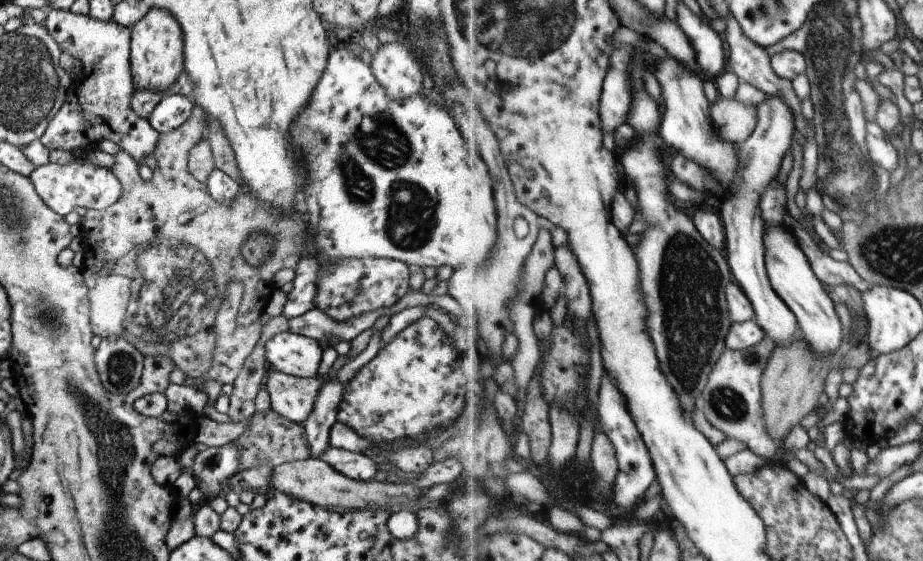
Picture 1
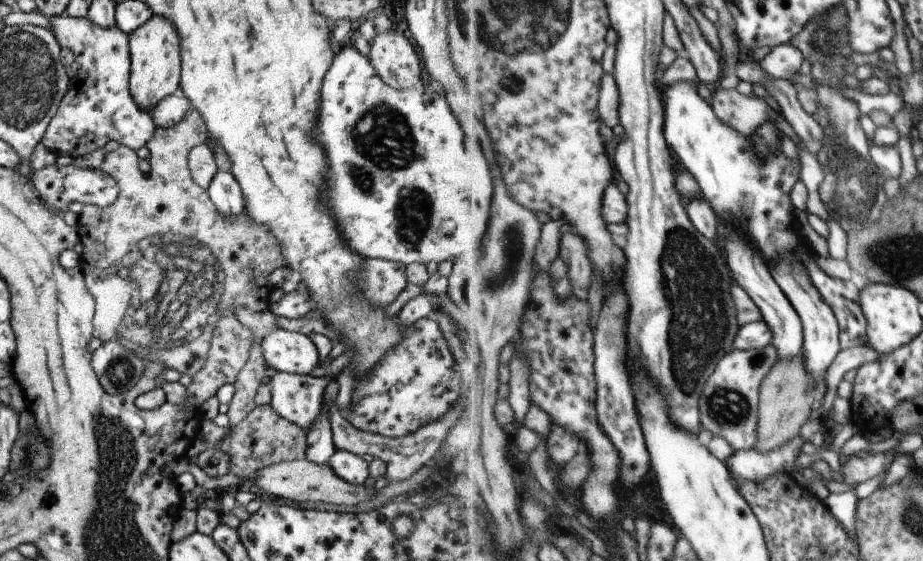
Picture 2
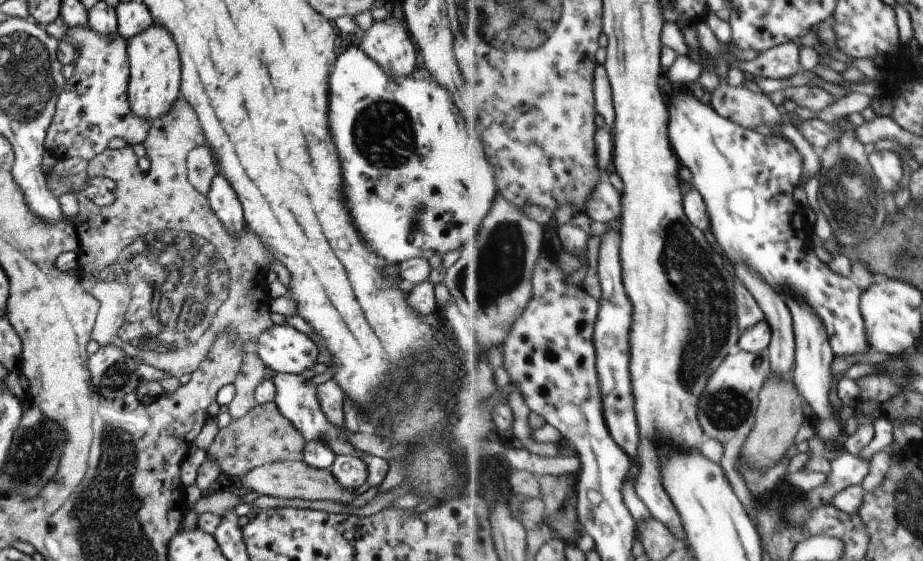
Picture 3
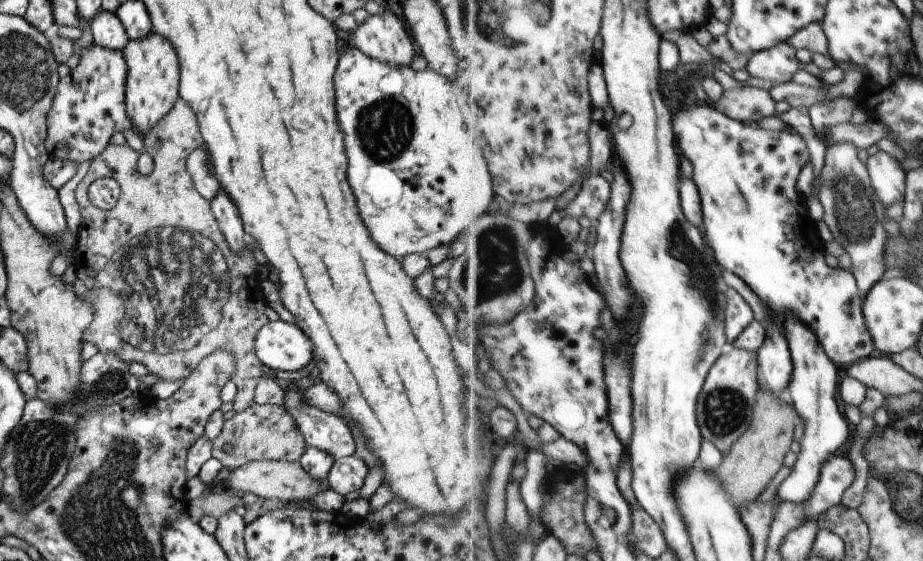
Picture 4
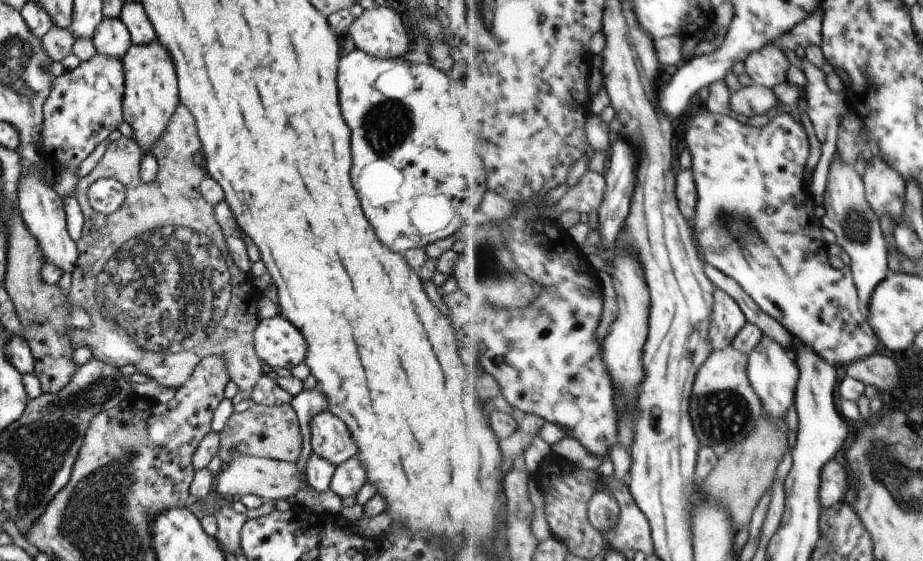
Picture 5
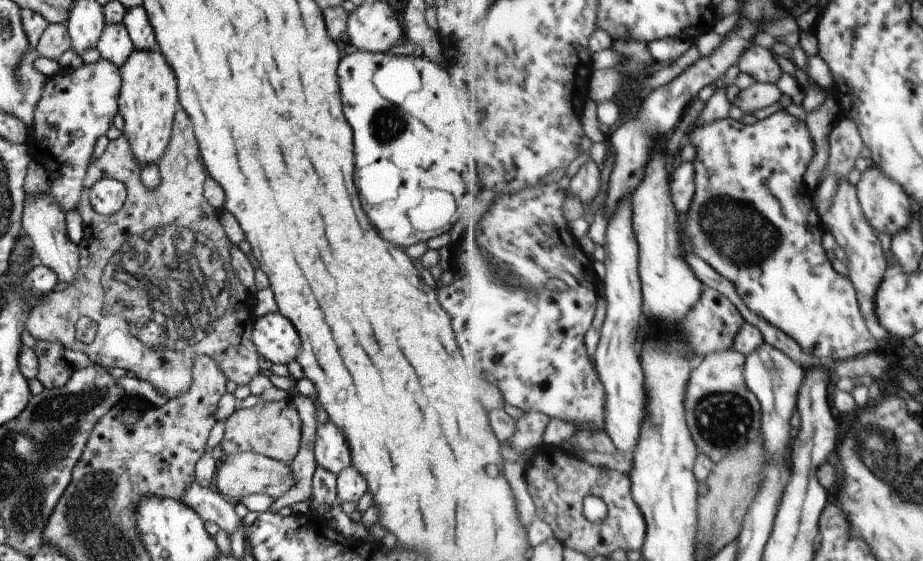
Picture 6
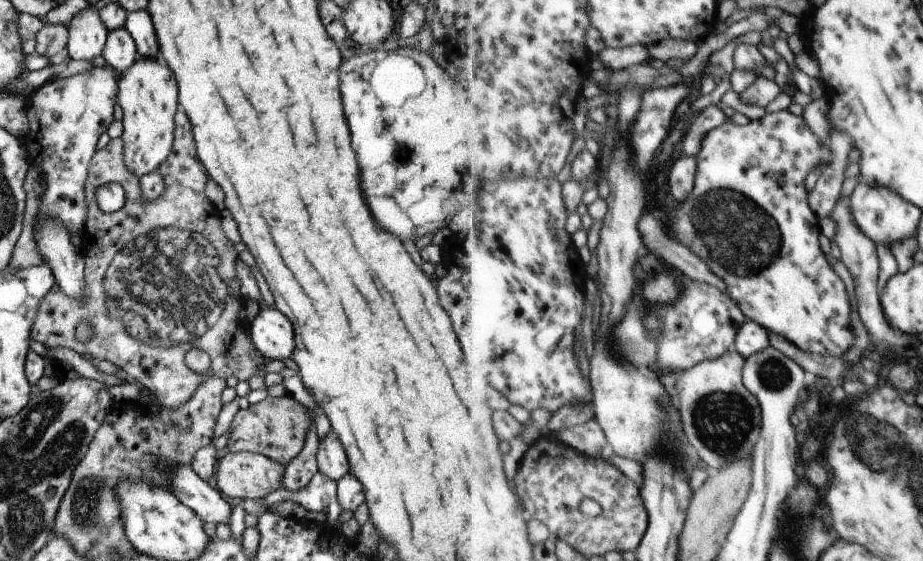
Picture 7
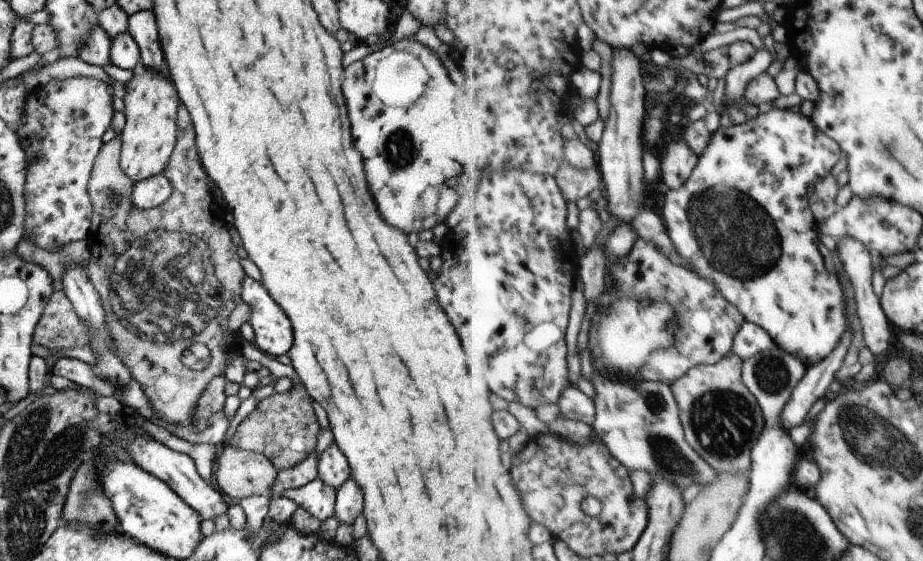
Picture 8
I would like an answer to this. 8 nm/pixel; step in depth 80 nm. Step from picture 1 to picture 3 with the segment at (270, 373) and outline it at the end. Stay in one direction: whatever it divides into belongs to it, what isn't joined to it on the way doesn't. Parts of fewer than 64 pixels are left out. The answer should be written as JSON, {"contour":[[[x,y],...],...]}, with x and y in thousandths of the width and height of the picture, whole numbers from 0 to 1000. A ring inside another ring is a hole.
{"contour":[[[314,665],[291,667],[297,690],[297,709],[295,718],[307,745],[313,749],[315,758],[326,774],[330,788],[349,783],[359,799],[362,811],[386,811],[387,806],[373,784],[373,775],[363,765],[350,740],[342,709],[342,688],[324,668]]]}

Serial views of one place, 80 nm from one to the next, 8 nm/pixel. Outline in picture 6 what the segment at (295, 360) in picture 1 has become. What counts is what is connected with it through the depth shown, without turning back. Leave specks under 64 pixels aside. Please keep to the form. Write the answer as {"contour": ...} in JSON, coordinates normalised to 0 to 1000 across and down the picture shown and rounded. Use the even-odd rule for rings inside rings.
{"contour":[[[302,558],[277,565],[271,604],[286,652],[310,651],[324,627],[324,602],[320,585]]]}

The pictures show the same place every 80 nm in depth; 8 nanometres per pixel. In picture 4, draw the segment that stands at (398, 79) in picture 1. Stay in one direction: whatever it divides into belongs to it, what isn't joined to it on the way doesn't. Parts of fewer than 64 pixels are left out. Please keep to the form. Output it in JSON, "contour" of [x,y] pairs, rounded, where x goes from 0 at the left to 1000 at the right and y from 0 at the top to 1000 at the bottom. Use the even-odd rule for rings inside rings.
{"contour":[[[419,20],[400,27],[380,64],[387,89],[425,119],[441,119],[450,96],[437,43]]]}

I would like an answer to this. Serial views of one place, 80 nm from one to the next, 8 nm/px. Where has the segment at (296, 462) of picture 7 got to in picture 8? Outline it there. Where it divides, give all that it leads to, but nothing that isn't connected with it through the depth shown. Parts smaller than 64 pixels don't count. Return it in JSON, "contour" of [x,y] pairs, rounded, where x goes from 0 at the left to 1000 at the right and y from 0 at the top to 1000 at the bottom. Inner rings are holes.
{"contour":[[[335,806],[333,816],[326,820],[324,827],[320,827],[313,836],[300,840],[290,882],[291,886],[302,886],[307,873],[322,872],[341,852],[345,852],[342,816],[340,806]]]}

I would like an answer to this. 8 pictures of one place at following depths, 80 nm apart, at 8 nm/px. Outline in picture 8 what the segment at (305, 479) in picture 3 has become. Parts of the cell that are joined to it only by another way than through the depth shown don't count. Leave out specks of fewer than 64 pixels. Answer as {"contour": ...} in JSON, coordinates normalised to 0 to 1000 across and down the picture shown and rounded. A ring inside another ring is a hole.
{"contour":[[[244,795],[233,824],[237,877],[252,891],[290,881],[300,847],[294,824],[283,809],[255,795]]]}

